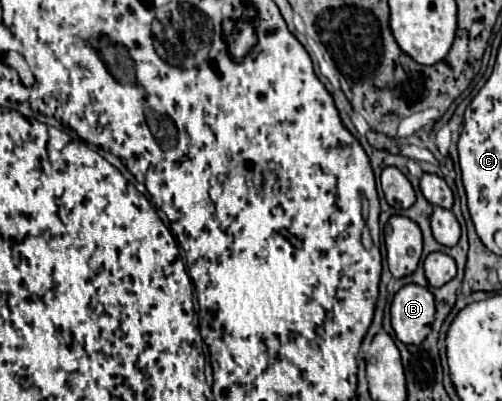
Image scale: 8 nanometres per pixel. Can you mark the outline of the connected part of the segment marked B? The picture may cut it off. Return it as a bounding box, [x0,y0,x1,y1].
[390,285,434,345]

